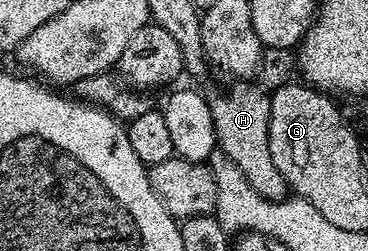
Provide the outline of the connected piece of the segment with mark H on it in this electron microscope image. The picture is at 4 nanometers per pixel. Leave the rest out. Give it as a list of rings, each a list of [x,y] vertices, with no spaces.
[[[238,81],[225,95],[211,96],[208,99],[210,113],[213,117],[213,129],[216,131],[216,147],[234,161],[234,165],[242,171],[246,181],[262,197],[267,199],[283,199],[289,194],[288,183],[278,173],[274,165],[274,157],[270,157],[268,144],[268,126],[270,125],[270,95],[266,90],[255,87],[255,82]]]

